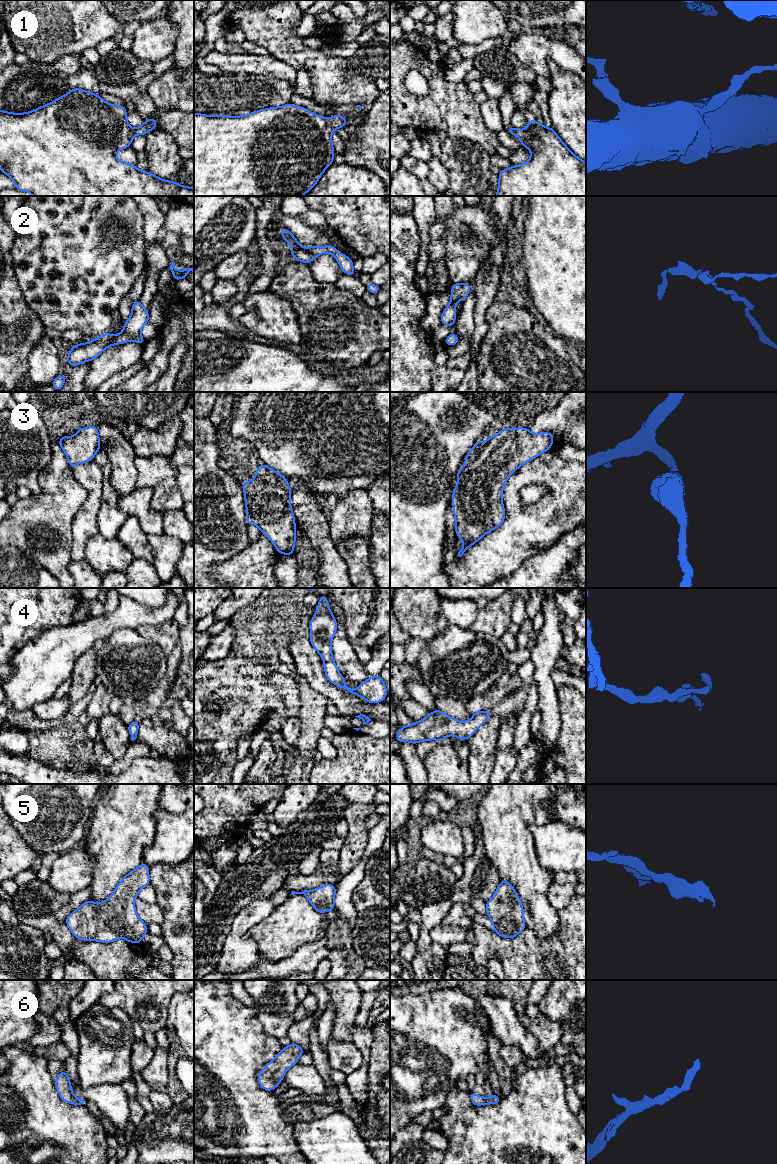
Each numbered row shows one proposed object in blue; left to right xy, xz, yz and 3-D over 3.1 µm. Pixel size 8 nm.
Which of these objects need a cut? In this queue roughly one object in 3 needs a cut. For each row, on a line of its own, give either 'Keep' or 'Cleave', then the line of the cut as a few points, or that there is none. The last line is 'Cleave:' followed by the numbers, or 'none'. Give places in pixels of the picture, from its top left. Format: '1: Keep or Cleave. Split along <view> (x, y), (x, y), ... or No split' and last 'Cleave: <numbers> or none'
1: Keep. No split
2: Keep. No split
3: Keep. No split
4: Keep. No split
5: Keep. No split
6: Keep. No split
Cleave: none

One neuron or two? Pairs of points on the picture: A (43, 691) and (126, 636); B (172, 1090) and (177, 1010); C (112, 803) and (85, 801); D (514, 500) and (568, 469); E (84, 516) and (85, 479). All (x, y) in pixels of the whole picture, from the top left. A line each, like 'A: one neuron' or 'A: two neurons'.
A: two neurons
B: one neuron
C: two neurons
D: one neuron
E: one neuron

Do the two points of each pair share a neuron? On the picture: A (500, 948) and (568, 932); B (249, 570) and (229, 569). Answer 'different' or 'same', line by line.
A: same
B: same

